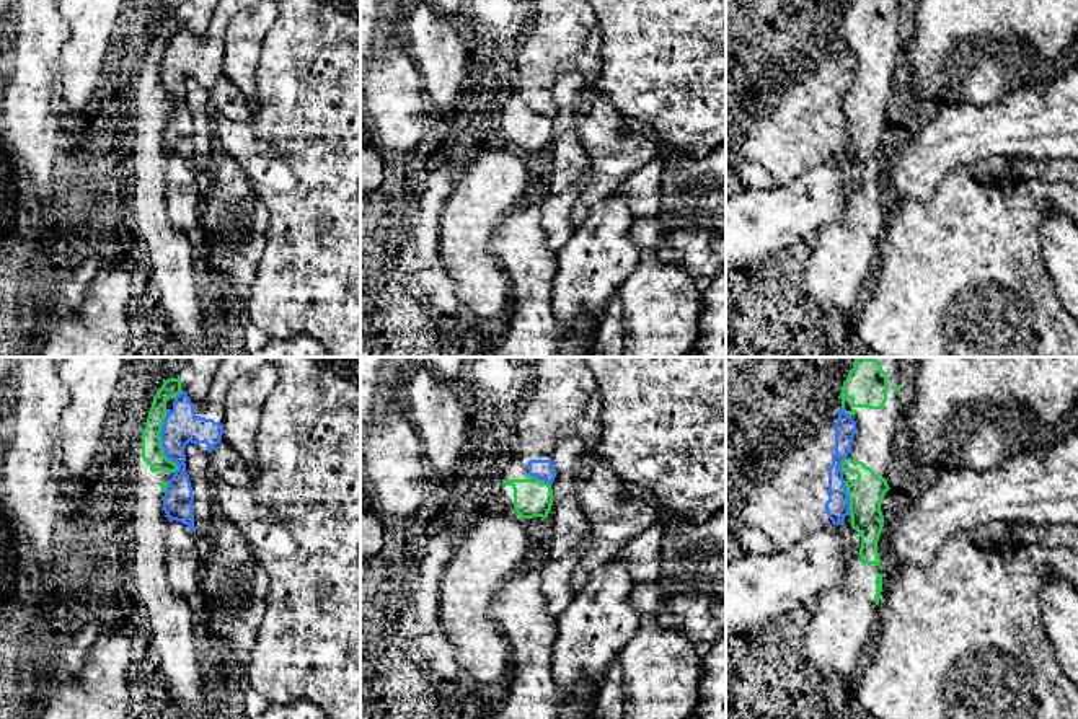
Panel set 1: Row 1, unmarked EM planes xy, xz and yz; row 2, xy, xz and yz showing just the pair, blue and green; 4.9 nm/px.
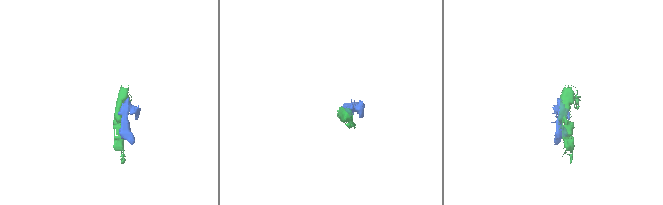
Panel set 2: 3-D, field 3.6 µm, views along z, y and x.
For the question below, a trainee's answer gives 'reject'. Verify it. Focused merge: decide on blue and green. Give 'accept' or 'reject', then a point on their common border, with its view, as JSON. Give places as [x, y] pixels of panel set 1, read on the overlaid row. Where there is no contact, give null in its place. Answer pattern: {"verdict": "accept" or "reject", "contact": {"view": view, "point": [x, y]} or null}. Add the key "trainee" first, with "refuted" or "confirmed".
{"trainee": "confirmed", "verdict": "reject", "contact": {"view": "xy", "point": [162, 442]}}

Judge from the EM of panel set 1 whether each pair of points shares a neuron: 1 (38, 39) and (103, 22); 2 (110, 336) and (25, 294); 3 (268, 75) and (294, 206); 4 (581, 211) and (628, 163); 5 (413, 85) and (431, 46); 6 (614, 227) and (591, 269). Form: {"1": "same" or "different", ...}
{"1": "different", "2": "same", "3": "same", "4": "same", "5": "different", "6": "same"}

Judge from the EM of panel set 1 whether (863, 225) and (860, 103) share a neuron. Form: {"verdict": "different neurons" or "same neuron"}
{"verdict": "same neuron"}

